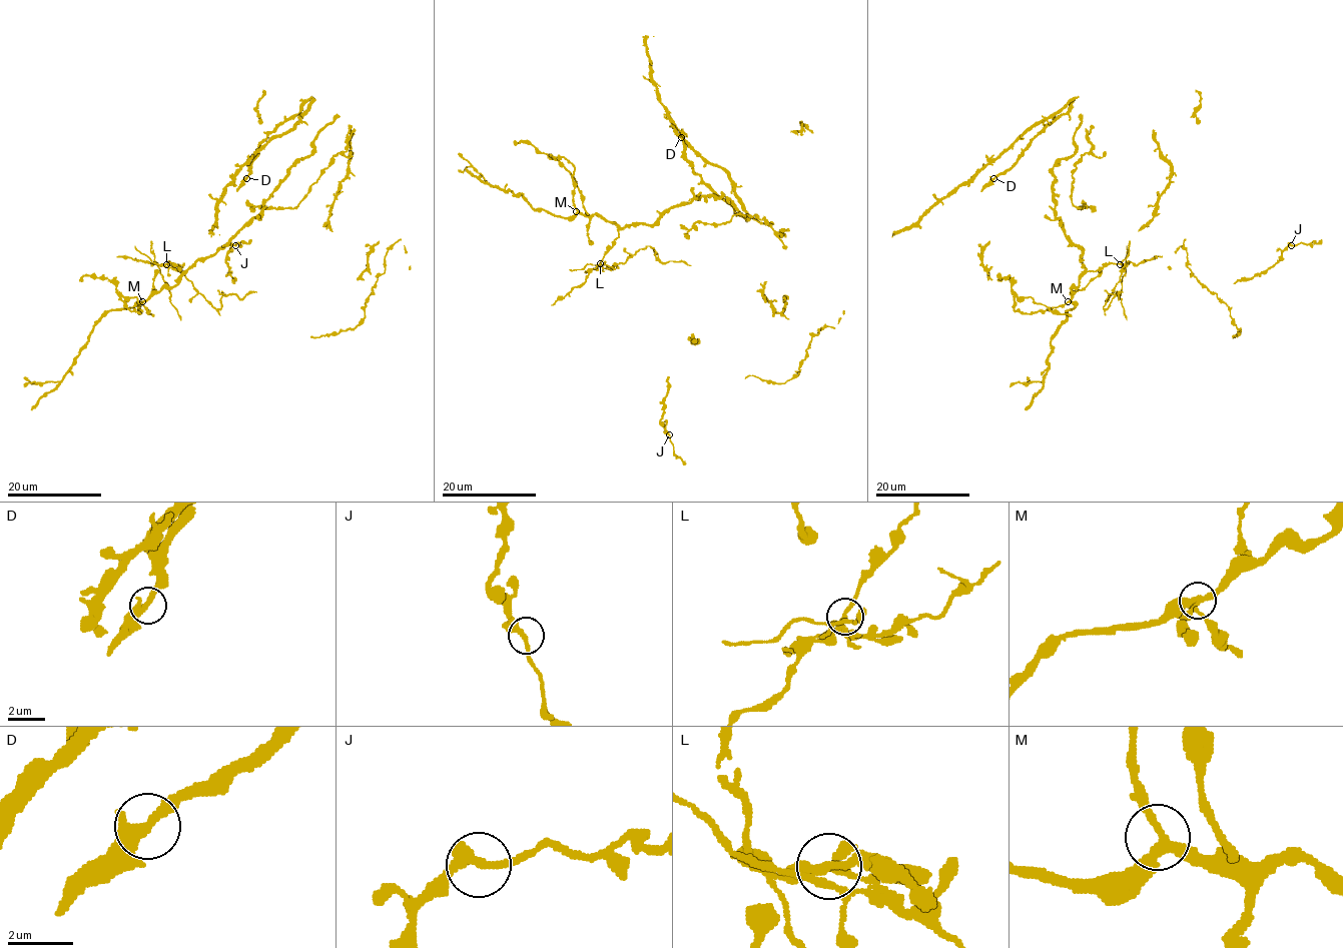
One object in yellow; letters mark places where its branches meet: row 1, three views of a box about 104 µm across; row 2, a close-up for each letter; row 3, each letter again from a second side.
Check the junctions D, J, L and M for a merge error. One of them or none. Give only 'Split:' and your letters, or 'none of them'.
Split: L

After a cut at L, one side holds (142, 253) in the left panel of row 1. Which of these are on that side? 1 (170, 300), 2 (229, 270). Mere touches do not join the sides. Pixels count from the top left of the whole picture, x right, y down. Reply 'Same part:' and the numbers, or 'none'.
Same part: 1

